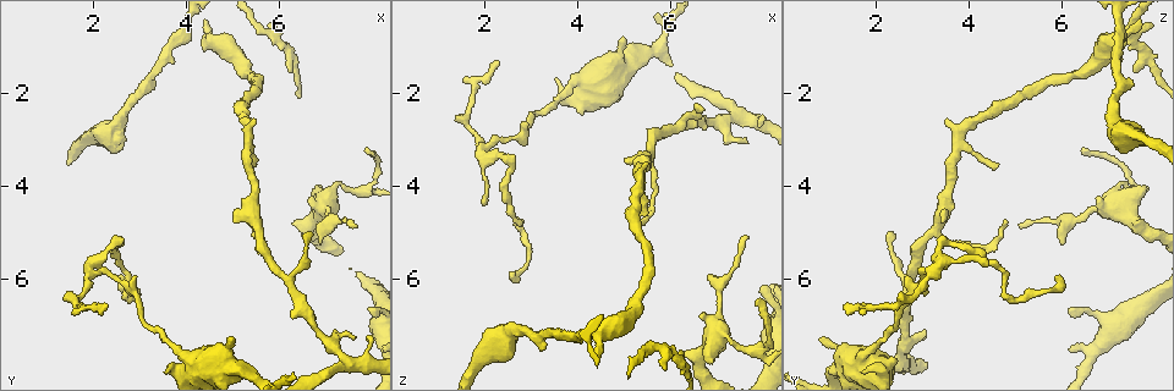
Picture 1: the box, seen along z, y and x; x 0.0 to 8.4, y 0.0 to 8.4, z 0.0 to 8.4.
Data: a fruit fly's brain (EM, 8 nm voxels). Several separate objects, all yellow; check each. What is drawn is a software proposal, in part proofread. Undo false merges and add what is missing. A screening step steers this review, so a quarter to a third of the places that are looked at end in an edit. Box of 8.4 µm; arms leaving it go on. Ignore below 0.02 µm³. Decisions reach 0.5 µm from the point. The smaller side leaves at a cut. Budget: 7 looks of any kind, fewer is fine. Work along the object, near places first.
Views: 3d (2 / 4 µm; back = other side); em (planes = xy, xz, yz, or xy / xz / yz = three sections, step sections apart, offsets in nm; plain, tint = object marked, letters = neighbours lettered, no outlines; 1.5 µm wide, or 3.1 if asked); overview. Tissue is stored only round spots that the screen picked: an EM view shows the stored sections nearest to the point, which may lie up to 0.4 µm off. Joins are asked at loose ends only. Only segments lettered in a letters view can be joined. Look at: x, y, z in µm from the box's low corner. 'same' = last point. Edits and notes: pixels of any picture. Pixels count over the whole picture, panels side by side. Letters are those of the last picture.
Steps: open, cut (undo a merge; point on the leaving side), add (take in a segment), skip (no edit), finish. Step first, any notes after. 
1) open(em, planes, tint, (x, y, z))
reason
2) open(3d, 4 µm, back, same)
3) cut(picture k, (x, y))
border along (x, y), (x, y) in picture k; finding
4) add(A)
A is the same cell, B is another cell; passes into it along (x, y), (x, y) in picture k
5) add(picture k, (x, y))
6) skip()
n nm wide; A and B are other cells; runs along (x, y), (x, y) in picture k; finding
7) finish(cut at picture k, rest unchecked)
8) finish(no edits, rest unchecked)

open(em, planes, letters, (6.95, 4.45, 6.95))
thin neck

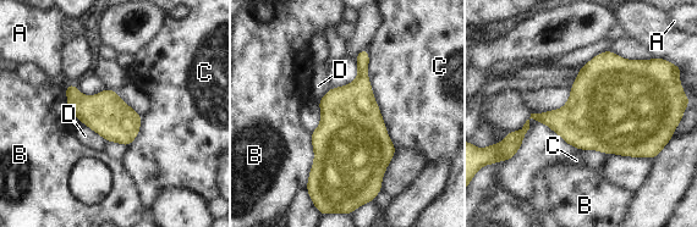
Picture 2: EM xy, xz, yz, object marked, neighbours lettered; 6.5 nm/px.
skip()
A, B, C and D are other cells; border along (81, 122), (98, 133), (105, 142) in picture 2; all the same cell

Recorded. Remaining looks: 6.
open(em, planes, tint, (2.05, 5.85, 3.20))
three arms meet

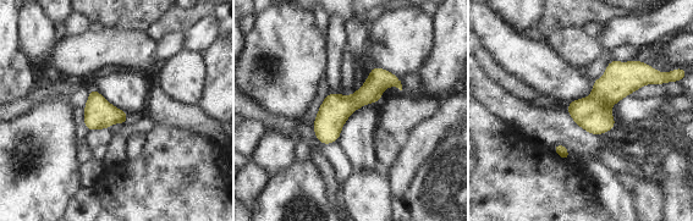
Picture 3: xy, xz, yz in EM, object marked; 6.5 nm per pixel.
open(em, planes, letters, same)

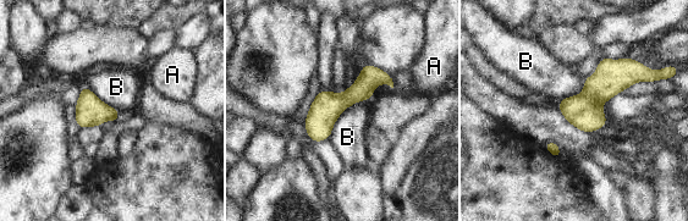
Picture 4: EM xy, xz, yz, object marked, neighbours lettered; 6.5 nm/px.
skip()
A and B are other cells; border along (369, 99), (350, 105), (328, 138) in picture 4; all the same cell

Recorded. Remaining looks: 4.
open(em, planes, letters, (4.00, 7.70, 1.75))
thick turns thin

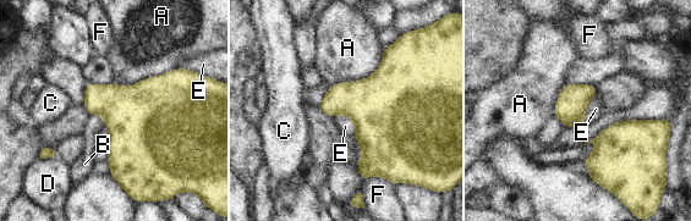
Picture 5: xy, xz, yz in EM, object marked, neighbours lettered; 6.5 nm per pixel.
skip()
A touches over 440 nm; A, B, C, D, E and F are other cells; all the same cell

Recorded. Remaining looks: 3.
finish(no edits, rest unchecked)

